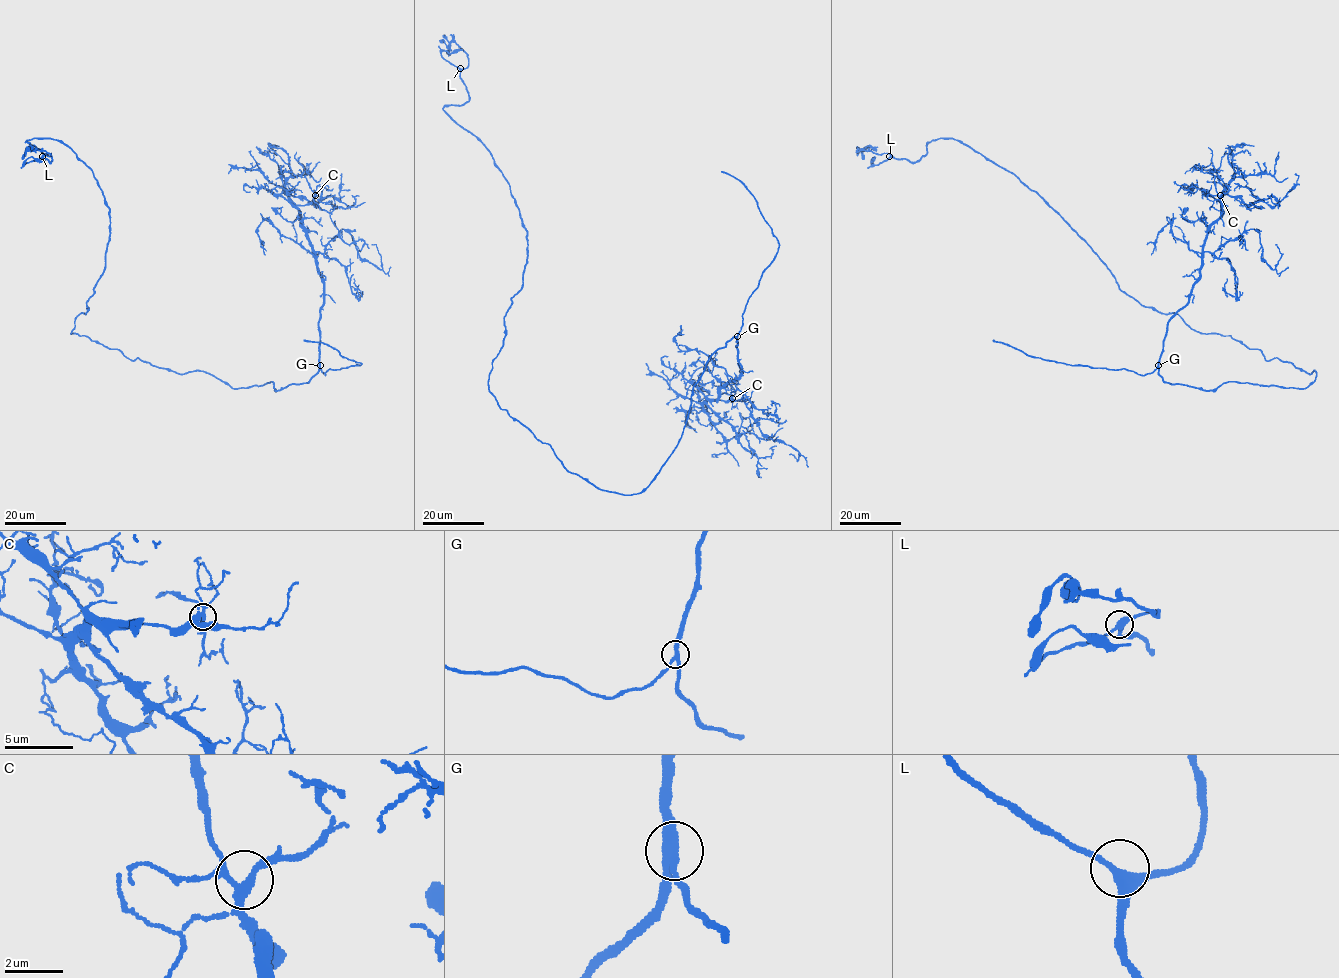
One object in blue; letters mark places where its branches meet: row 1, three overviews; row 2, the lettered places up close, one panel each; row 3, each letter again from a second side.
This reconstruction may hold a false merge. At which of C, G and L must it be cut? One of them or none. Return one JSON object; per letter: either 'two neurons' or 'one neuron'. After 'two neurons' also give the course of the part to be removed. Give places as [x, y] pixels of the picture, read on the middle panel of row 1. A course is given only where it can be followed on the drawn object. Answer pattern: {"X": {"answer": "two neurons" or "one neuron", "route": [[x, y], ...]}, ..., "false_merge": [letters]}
{"C": {"answer": "one neuron"}, "G": {"answer": "one neuron"}, "L": {"answer": "one neuron"}, "false_merge": []}

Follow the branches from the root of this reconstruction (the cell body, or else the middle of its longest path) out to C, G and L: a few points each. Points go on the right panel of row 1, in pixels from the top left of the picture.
C: (1276, 357), (1315, 380), (1203, 390), (1159, 374), (1220, 195)
G: (1276, 357), (1308, 374), (1314, 371), (1315, 380), (1304, 388), (1227, 381), (1203, 390), (1166, 382), (1158, 365)
L: (1276, 357), (1143, 307), (1036, 192), (959, 141), (933, 139), (916, 161), (889, 156)

